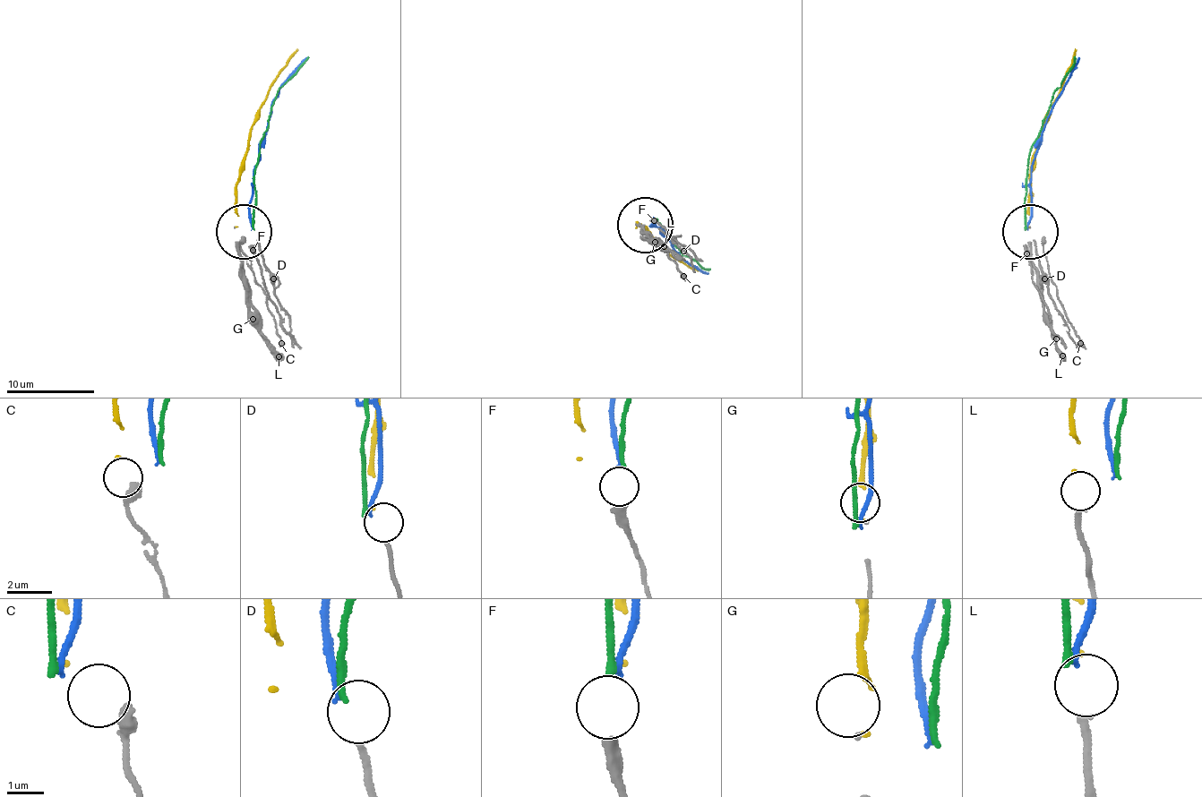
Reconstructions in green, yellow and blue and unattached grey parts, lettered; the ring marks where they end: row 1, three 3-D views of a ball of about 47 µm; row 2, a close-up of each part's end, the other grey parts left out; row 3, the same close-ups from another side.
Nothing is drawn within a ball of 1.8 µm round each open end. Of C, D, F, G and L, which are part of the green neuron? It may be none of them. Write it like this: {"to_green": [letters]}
{"to_green": ["F"]}

